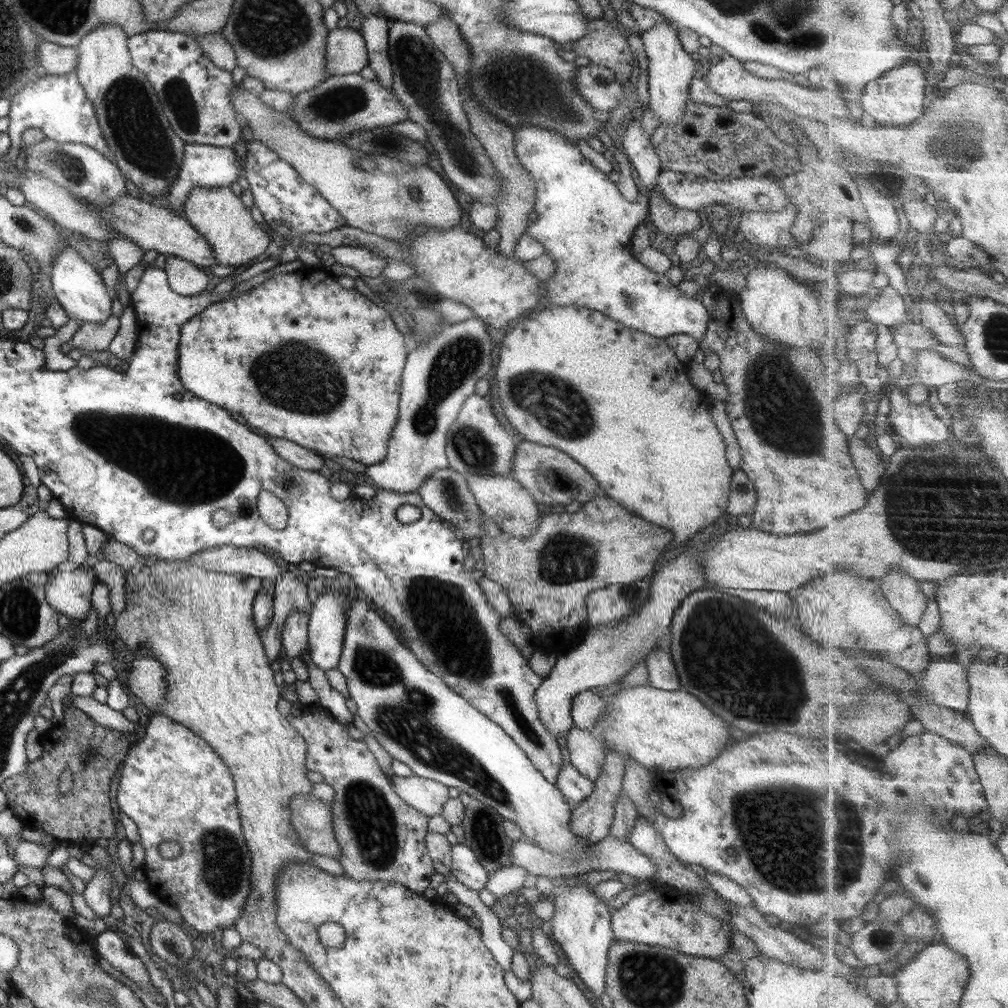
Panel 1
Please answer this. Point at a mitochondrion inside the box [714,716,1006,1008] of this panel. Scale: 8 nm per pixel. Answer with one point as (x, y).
(837, 830)

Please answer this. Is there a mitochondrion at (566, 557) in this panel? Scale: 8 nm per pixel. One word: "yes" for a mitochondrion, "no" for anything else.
yes

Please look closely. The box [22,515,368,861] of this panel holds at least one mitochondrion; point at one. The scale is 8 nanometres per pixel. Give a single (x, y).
(89, 747)

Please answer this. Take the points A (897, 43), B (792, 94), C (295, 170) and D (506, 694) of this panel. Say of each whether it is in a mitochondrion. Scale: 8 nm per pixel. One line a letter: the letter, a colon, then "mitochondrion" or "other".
A: other
B: other
C: other
D: mitochondrion

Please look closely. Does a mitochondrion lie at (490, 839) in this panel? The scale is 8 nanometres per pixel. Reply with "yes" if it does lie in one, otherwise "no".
yes

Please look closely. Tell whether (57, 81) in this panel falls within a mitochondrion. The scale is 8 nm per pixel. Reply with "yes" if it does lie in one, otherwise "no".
no

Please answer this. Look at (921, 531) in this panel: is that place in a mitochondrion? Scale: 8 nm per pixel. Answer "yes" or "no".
yes

